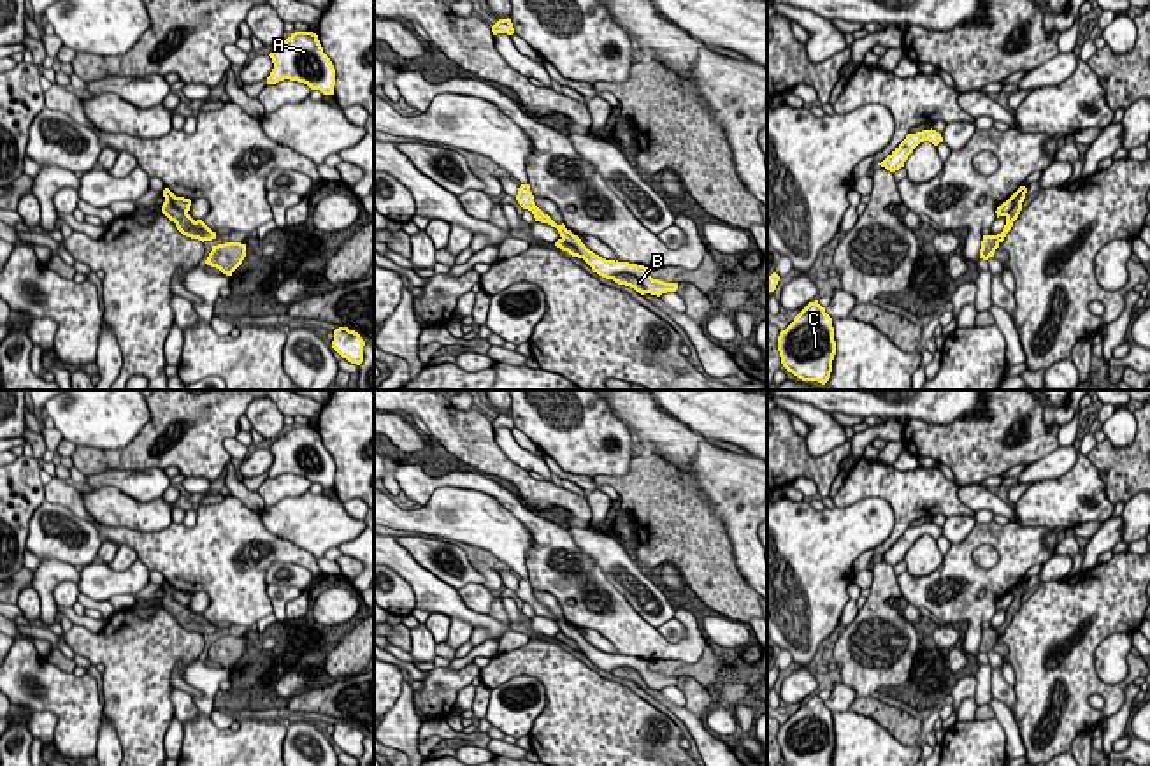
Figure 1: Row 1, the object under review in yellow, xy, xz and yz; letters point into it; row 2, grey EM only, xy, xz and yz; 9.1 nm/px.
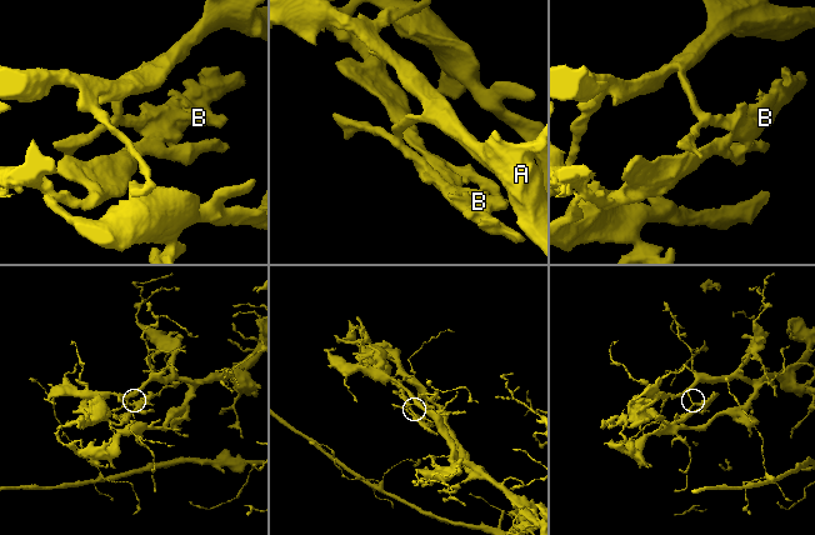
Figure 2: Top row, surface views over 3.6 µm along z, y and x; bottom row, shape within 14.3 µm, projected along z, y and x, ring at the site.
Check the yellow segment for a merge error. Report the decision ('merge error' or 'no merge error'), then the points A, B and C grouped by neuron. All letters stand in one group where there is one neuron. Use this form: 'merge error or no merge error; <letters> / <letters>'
merge error; A C / B

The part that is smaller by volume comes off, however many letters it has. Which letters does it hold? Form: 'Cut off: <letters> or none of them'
Cut off: B

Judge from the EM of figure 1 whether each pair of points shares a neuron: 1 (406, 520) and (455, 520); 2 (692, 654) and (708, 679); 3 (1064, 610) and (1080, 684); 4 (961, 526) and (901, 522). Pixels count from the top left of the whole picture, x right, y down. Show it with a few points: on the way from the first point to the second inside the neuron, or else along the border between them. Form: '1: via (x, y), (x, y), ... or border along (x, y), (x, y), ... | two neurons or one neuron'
1: via (418, 520), (443, 520) | one neuron
2: border along (706, 643), (701, 656), (692, 663), (655, 661) | two neurons
3: via (1054, 635), (1042, 654), (1042, 668), (1056, 677) | one neuron
4: border along (973, 515), (950, 515), (947, 519) | two neurons

